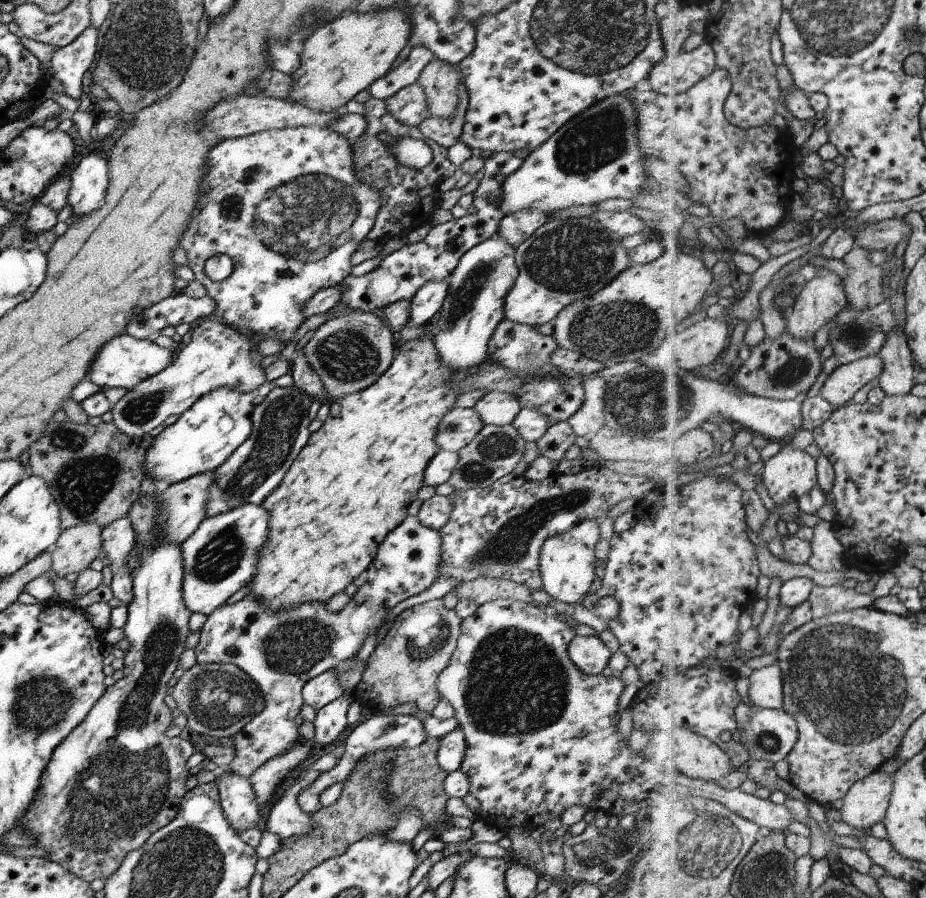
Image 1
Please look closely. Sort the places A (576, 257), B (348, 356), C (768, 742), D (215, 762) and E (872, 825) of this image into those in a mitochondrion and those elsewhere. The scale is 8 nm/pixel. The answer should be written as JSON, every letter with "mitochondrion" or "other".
{"A":"mitochondrion","B":"mitochondrion","C":"mitochondrion","D":"other","E":"other"}

